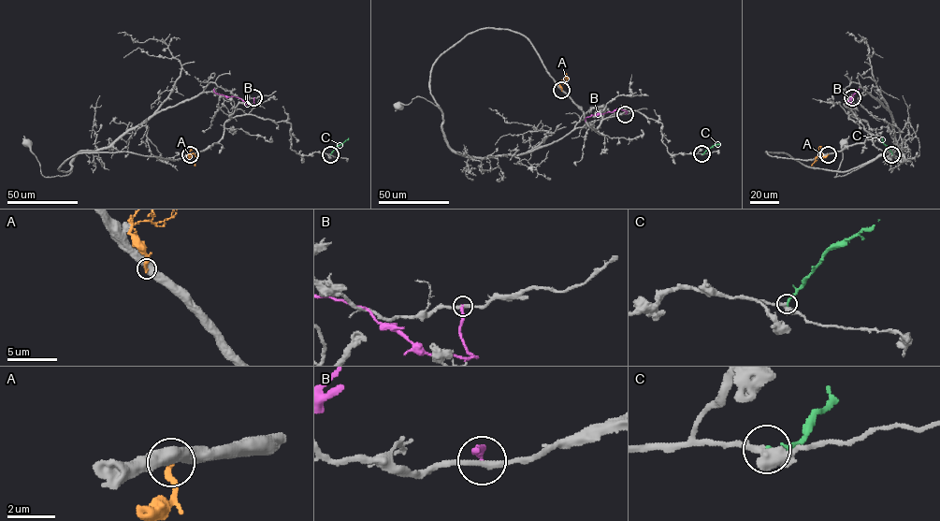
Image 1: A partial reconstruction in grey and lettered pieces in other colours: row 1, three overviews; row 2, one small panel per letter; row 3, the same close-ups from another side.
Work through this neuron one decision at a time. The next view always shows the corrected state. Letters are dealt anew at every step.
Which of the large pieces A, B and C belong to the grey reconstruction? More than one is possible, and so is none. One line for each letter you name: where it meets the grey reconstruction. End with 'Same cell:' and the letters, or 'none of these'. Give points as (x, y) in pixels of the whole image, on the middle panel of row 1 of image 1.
Same cell: none of these

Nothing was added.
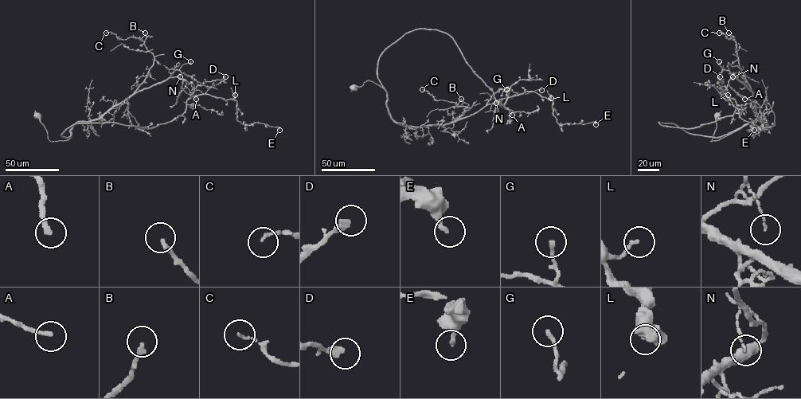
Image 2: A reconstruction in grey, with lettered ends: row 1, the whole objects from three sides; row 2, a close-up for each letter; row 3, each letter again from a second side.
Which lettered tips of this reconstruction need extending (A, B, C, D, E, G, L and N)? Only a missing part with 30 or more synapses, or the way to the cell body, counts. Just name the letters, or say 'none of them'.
none of them

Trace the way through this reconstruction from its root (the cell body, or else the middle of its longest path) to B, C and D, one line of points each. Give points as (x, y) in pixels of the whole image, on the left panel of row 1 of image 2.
B: (37, 115), (49, 140), (66, 140), (76, 123), (99, 119), (126, 100), (153, 64), (145, 33)
C: (37, 115), (49, 140), (66, 140), (76, 123), (99, 119), (143, 81), (153, 54), (138, 38), (106, 33)
D: (37, 115), (49, 140), (66, 140), (76, 123), (99, 119), (175, 70), (201, 83), (225, 76)

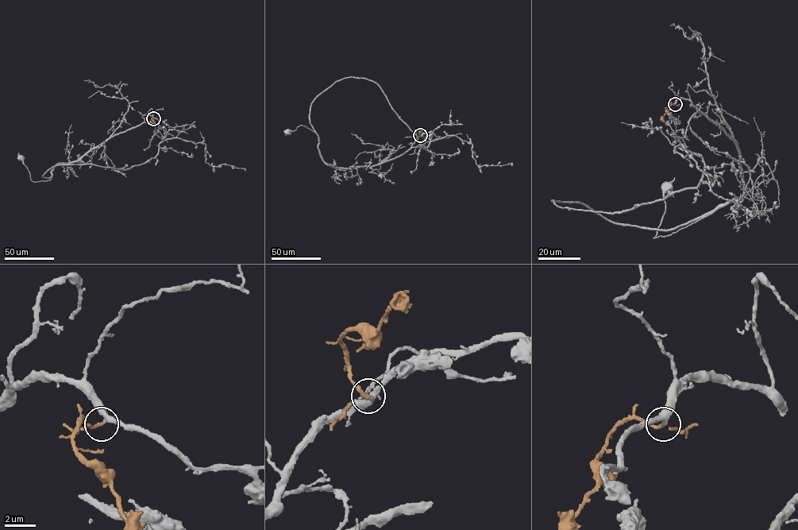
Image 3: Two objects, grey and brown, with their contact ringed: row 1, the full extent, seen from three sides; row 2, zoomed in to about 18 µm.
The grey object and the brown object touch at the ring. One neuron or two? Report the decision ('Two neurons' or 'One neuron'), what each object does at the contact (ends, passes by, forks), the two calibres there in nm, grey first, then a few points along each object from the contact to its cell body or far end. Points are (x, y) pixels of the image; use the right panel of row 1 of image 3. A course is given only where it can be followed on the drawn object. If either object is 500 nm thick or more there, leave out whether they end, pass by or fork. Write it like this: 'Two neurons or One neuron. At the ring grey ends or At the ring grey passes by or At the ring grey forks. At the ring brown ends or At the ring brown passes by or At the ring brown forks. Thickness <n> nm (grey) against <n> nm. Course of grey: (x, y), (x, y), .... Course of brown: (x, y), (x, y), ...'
One neuron. At the ring grey passes by. At the ring brown passes by. Thickness 340 nm (grey) against 170 nm. Course of grey: (675, 104), (678, 98), (688, 99), (735, 143), (743, 195), (653, 238), (666, 187). Course of brown: (675, 104), (669, 104), (665, 109), (663, 117), (665, 124)

